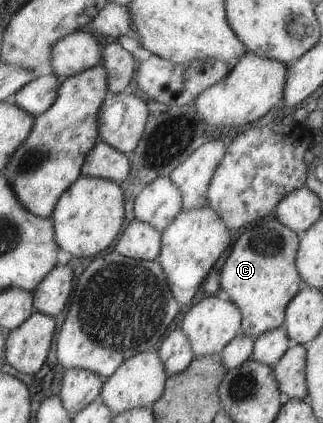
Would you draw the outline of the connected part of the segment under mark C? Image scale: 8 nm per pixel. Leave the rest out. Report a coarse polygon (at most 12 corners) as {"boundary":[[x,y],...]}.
{"boundary":[[275,216],[248,226],[220,293],[252,340],[283,324],[303,286],[299,235]]}

